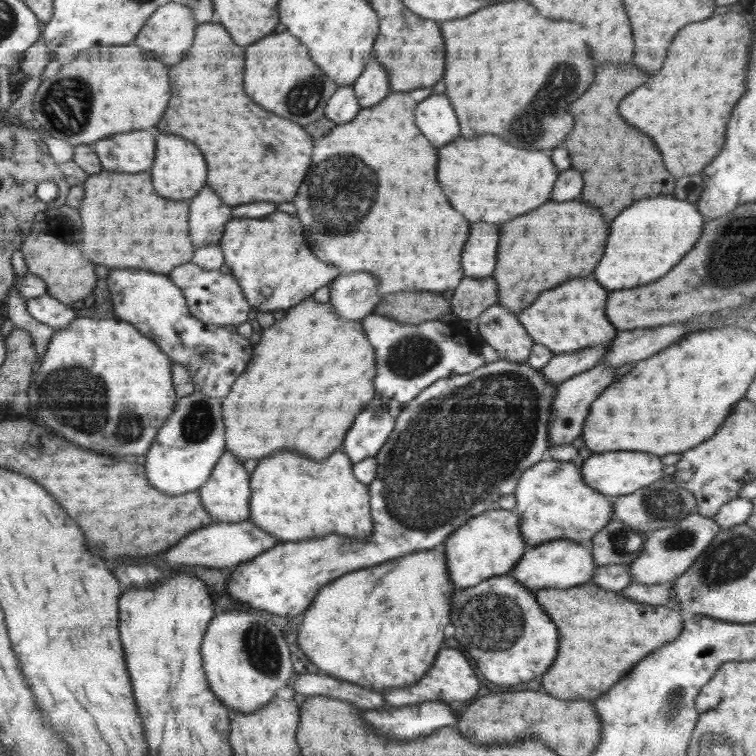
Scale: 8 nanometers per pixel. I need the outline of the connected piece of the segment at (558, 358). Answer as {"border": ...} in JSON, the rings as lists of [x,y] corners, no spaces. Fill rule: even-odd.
{"border":[[[612,340],[602,345],[592,345],[575,353],[560,353],[554,355],[551,360],[544,366],[540,373],[544,375],[546,383],[558,386],[560,383],[576,376],[581,372],[586,372],[597,366],[608,352]]]}

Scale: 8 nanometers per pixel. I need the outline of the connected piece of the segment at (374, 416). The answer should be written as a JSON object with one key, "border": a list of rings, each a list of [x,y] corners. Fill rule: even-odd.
{"border":[[[366,408],[362,410],[352,428],[344,438],[342,450],[356,464],[368,457],[375,457],[388,440],[396,426],[396,419],[384,408]]]}

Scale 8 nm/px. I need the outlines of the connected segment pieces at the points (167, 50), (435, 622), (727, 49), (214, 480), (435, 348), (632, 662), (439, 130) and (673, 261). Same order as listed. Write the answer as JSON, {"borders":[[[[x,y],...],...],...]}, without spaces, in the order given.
{"borders":[[[[170,1],[160,6],[152,16],[148,17],[146,24],[143,24],[133,40],[133,44],[154,54],[154,59],[158,59],[160,62],[178,64],[184,58],[186,50],[192,46],[197,25],[194,13],[188,5],[178,1]]],[[[444,544],[401,556],[398,560],[392,559],[390,562],[384,562],[384,564],[374,566],[374,568],[364,568],[364,570],[350,572],[348,576],[340,576],[340,580],[334,580],[317,592],[312,605],[301,615],[296,626],[296,630],[300,630],[297,643],[302,646],[303,653],[312,660],[312,664],[316,664],[324,673],[334,677],[340,676],[340,678],[350,680],[350,682],[354,682],[354,678],[356,678],[356,684],[370,690],[376,690],[376,692],[382,692],[384,686],[386,688],[408,687],[408,684],[413,685],[416,680],[419,681],[424,676],[424,672],[428,672],[436,654],[438,654],[438,650],[440,650],[440,644],[444,642],[444,628],[450,624],[450,604],[455,589],[446,566],[446,547],[444,547]]],[[[729,10],[712,15],[708,20],[688,24],[672,39],[668,58],[660,72],[650,76],[646,84],[620,102],[620,116],[652,136],[672,176],[700,174],[721,152],[732,110],[746,92],[752,33],[746,18]]],[[[224,451],[216,466],[212,469],[208,481],[200,487],[202,507],[212,515],[213,522],[235,523],[250,518],[249,504],[252,496],[250,477],[243,462],[230,451]]],[[[372,312],[360,320],[364,325],[364,332],[370,345],[374,347],[374,356],[376,356],[376,380],[374,388],[389,399],[398,400],[402,405],[414,400],[424,388],[428,388],[437,380],[457,374],[468,374],[482,366],[485,366],[485,358],[480,353],[478,341],[471,338],[458,335],[452,329],[449,323],[442,323],[439,319],[429,320],[420,324],[400,323],[392,317],[380,315]]],[[[591,582],[565,589],[538,589],[534,596],[542,609],[554,620],[560,634],[558,656],[554,664],[544,672],[546,678],[542,676],[541,689],[562,700],[596,701],[624,678],[626,672],[634,669],[642,658],[672,642],[683,630],[683,620],[677,608],[640,603],[625,598],[619,591],[611,591]]],[[[436,94],[422,100],[415,109],[416,126],[432,146],[444,146],[460,136],[458,118],[446,94]]],[[[674,196],[640,200],[620,212],[610,226],[610,238],[594,278],[608,290],[634,288],[654,283],[672,270],[702,236],[703,216],[695,203]]]]}

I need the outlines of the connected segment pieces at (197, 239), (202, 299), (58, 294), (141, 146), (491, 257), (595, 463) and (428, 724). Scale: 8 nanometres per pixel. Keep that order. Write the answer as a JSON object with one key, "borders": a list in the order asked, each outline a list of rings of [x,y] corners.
{"borders":[[[[204,186],[190,200],[189,235],[194,250],[211,244],[218,244],[226,229],[226,222],[232,218],[232,210],[220,210],[220,196]]],[[[190,261],[173,268],[168,275],[184,294],[190,314],[200,322],[235,329],[239,324],[249,321],[248,314],[252,306],[248,304],[236,277],[232,274],[224,274],[220,269],[204,269]]],[[[47,219],[39,230],[44,234],[38,233],[38,236],[28,235],[23,240],[21,252],[26,260],[26,266],[33,275],[39,276],[44,280],[47,286],[47,294],[56,298],[66,306],[71,306],[78,300],[84,300],[90,292],[96,288],[96,272],[94,264],[82,256],[82,252],[76,248],[74,242],[66,242],[62,238],[50,236],[55,234],[52,231],[52,225]]],[[[146,129],[116,133],[93,144],[103,170],[138,173],[154,164],[154,136]]],[[[478,222],[470,226],[470,238],[462,250],[463,276],[481,279],[493,274],[498,250],[498,232],[496,224]]],[[[600,452],[592,453],[586,460],[580,460],[584,483],[606,495],[610,501],[656,483],[656,480],[665,476],[664,466],[659,456],[648,452]]],[[[434,700],[418,705],[406,705],[396,710],[366,710],[364,718],[380,734],[392,738],[414,738],[430,734],[436,728],[456,724],[458,716],[450,704]]]]}

